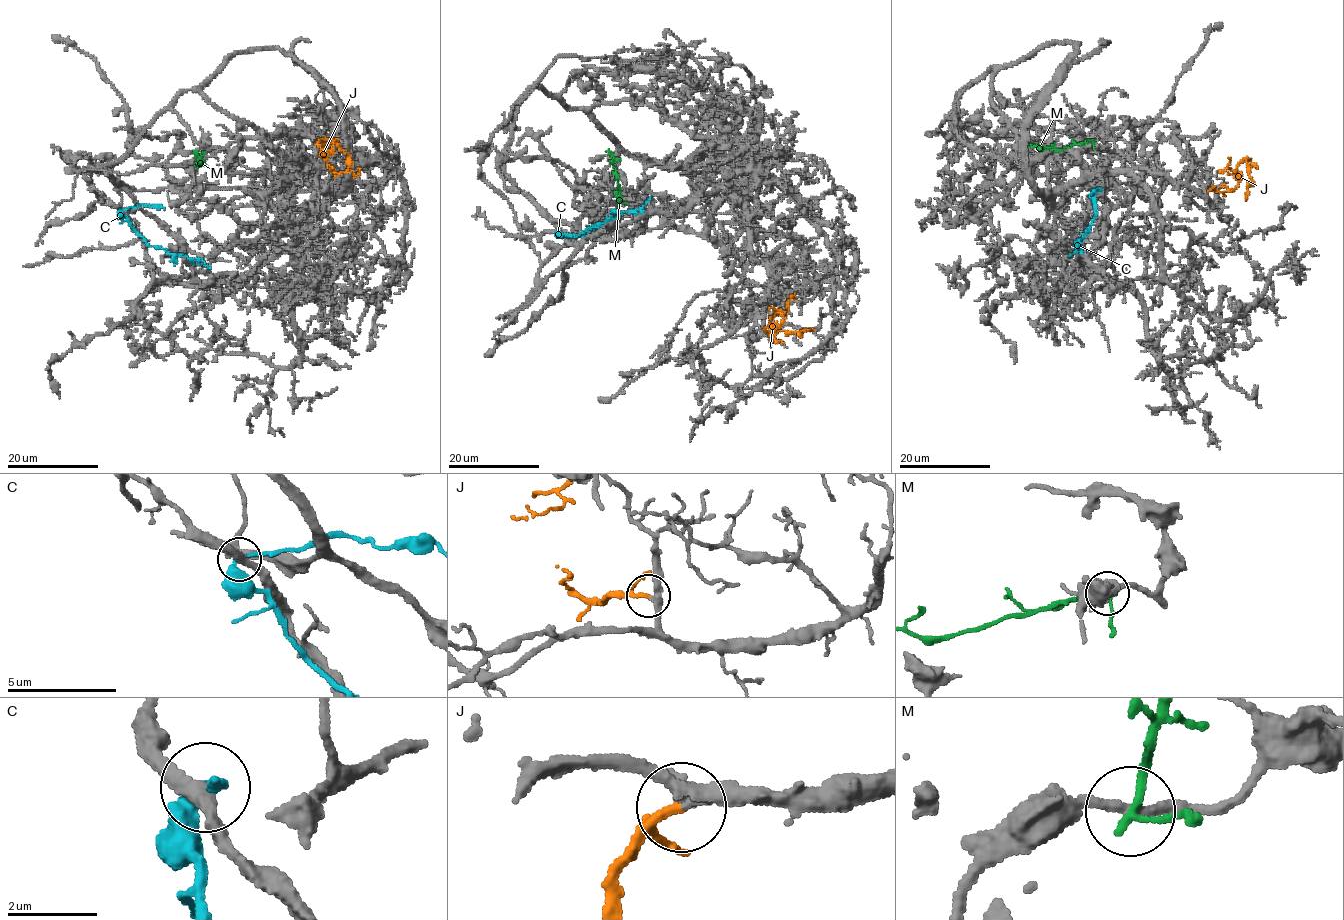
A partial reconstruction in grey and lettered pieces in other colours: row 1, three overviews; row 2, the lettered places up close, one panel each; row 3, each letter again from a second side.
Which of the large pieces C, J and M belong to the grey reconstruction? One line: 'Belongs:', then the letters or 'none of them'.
Belongs: J

